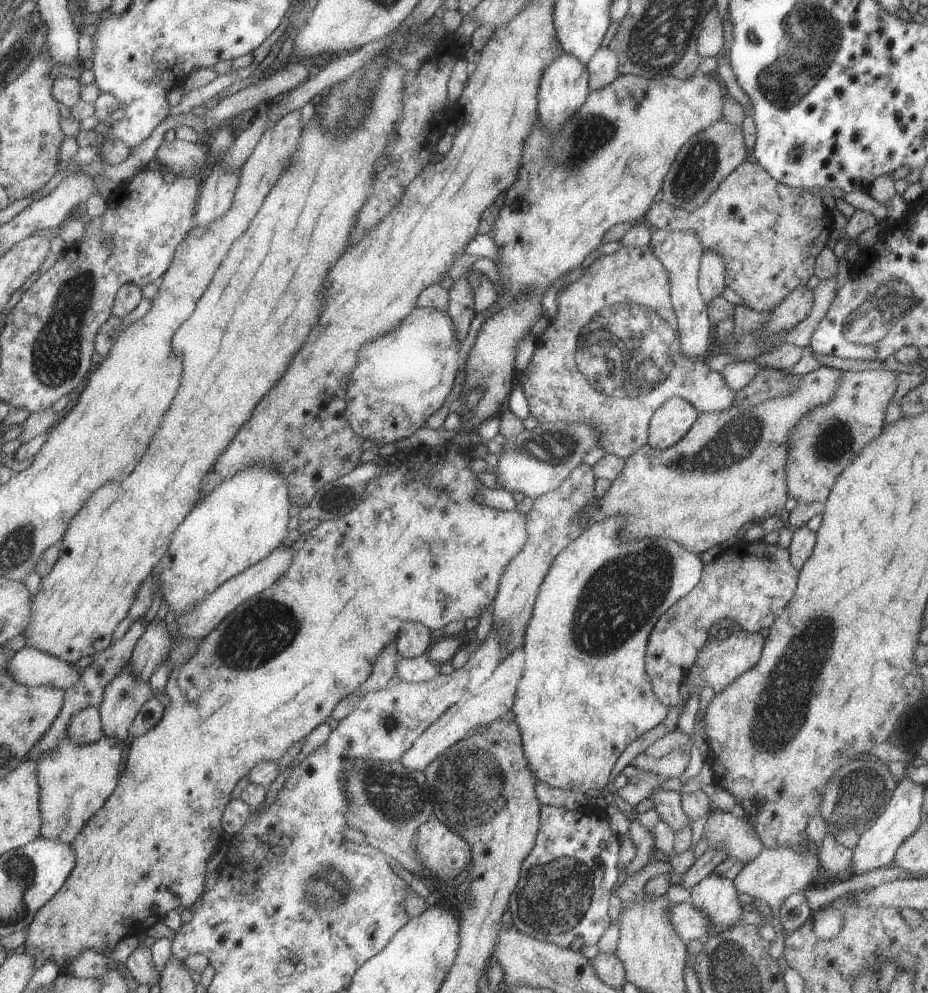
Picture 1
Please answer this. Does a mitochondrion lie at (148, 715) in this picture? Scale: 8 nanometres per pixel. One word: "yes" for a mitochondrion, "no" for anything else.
no

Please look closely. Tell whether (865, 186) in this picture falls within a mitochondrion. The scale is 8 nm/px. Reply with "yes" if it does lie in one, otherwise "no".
no

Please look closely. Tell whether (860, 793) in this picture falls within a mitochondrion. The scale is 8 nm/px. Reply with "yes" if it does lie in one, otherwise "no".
yes

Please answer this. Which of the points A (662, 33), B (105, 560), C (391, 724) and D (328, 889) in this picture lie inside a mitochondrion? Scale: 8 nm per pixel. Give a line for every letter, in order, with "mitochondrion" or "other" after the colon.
A: mitochondrion
B: other
C: mitochondrion
D: mitochondrion

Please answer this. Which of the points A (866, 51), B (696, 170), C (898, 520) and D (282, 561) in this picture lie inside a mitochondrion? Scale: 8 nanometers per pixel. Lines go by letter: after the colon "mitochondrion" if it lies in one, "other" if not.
A: other
B: mitochondrion
C: other
D: other

